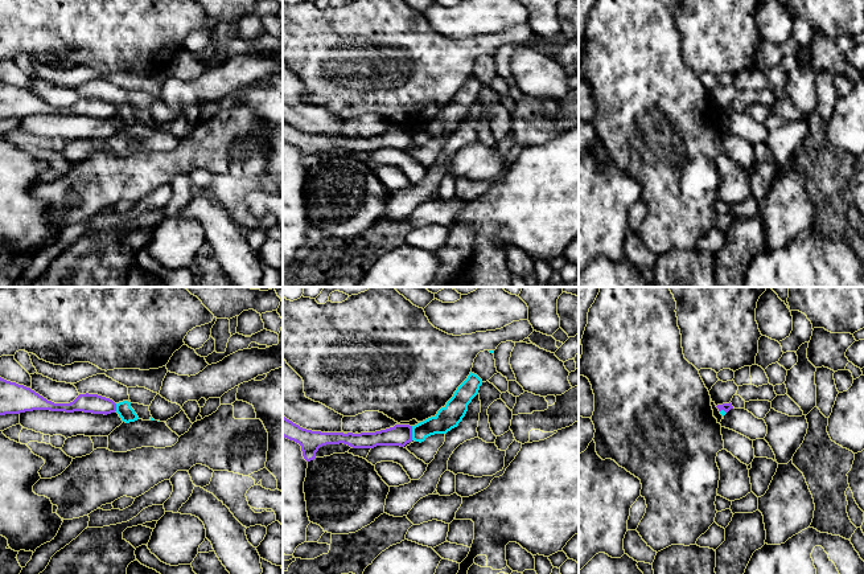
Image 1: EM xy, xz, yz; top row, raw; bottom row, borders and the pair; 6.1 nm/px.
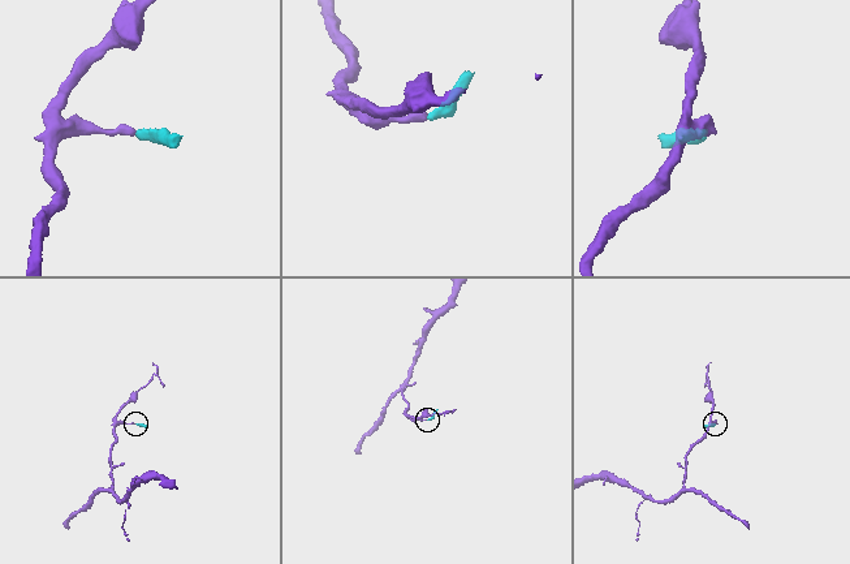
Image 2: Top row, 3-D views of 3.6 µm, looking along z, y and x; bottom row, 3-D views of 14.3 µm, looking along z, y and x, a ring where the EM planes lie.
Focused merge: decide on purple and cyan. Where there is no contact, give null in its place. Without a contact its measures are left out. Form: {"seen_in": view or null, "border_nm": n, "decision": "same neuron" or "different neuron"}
{"seen_in": "xz", "border_nm": 90, "decision": "different neuron"}

